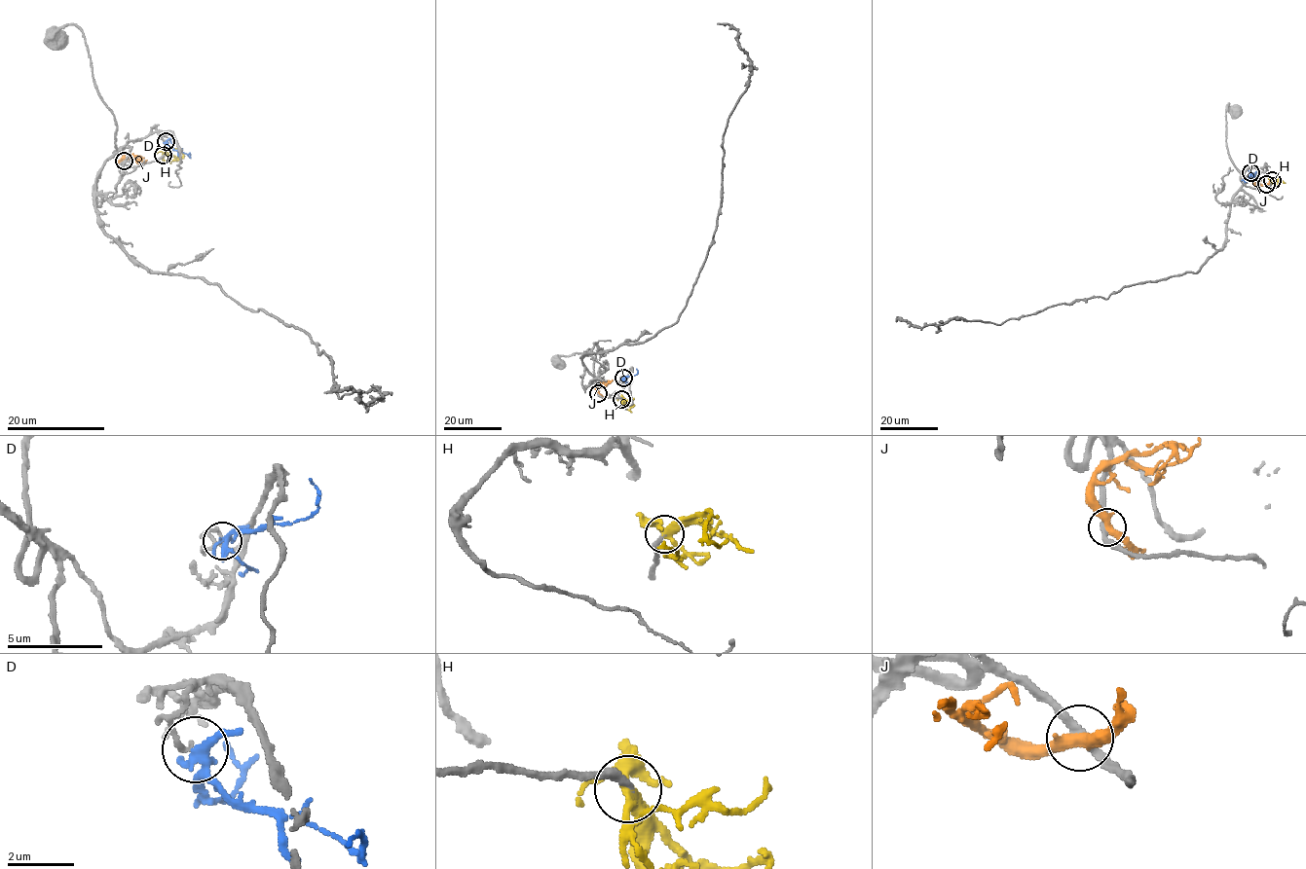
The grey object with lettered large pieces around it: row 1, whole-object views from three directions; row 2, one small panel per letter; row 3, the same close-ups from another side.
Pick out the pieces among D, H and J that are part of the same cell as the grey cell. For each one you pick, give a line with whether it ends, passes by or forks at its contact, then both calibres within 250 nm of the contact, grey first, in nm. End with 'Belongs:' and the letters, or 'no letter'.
H: It forks there. Thickness 240 nm (grey) against 300 nm
Belongs: H

